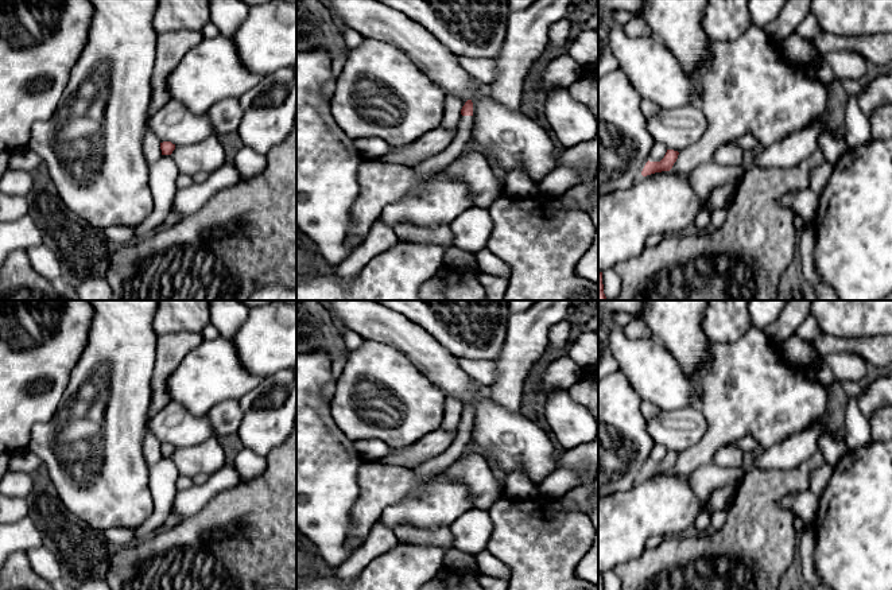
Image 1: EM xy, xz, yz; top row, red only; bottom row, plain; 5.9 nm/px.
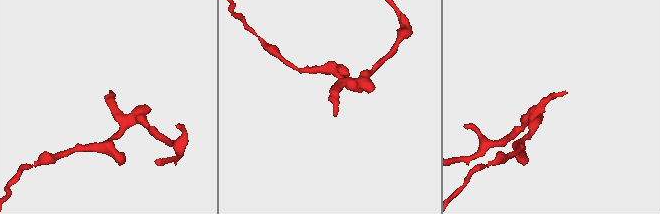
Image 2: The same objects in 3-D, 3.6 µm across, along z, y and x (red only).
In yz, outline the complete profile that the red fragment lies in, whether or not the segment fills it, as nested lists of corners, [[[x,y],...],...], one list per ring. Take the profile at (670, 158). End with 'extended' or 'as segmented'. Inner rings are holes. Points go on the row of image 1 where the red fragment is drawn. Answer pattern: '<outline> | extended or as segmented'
[[[667,150],[664,158],[660,162],[648,160],[641,171],[641,175],[647,176],[655,172],[670,171],[678,159],[678,155],[678,151]]] | as segmented

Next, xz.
[[[468,100],[465,102],[465,105],[461,109],[461,114],[461,121],[457,128],[457,133],[453,143],[441,154],[427,159],[426,162],[420,163],[416,168],[411,170],[414,174],[419,176],[430,176],[449,166],[469,147],[473,128],[472,100]]] | extended

